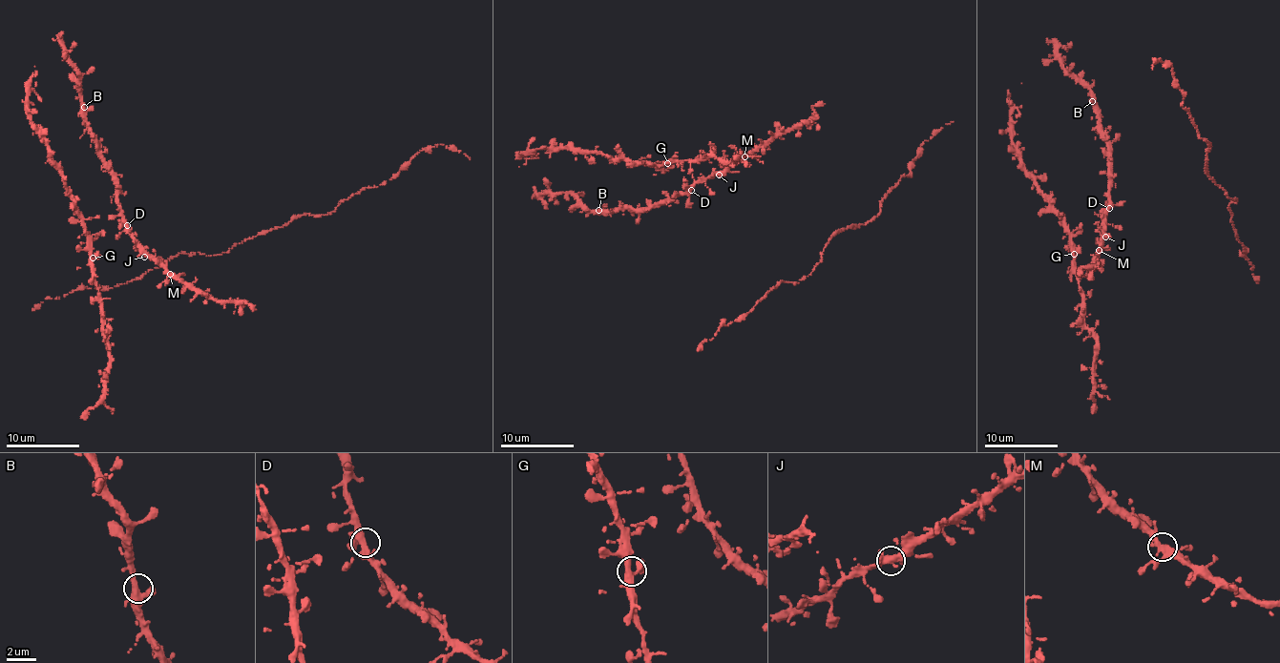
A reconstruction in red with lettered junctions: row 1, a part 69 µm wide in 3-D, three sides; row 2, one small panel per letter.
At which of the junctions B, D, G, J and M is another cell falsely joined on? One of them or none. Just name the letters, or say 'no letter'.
no letter

